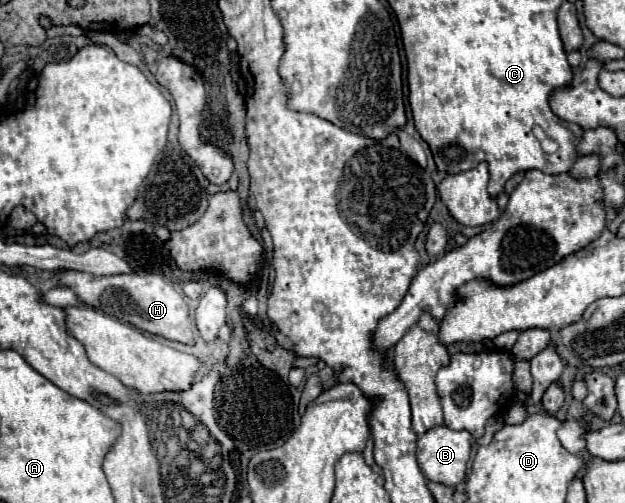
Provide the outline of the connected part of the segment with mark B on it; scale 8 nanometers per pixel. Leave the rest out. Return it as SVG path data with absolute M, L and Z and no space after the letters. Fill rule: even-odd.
M434 427L418 439L418 465L428 481L456 487L466 479L471 447L472 437L468 431Z

